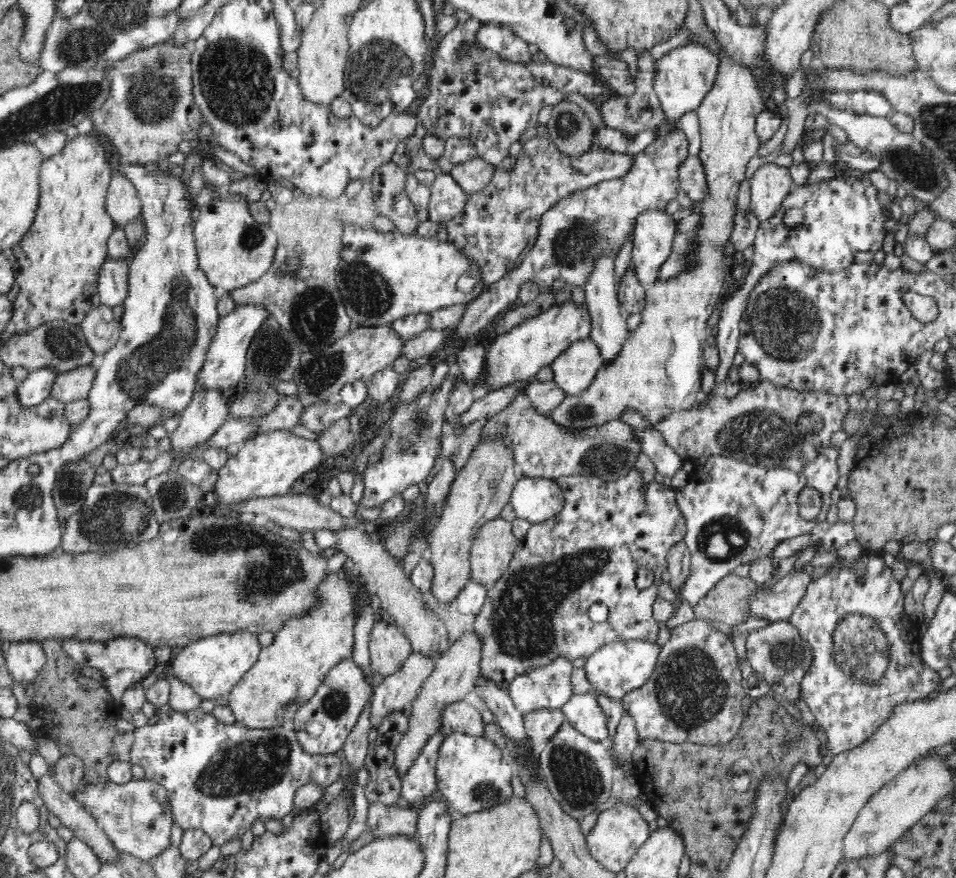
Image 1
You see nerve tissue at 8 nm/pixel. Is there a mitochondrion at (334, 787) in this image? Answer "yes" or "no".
no

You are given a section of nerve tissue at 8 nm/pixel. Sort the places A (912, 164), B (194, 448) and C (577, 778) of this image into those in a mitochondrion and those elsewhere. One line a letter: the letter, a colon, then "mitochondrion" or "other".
A: mitochondrion
B: other
C: mitochondrion

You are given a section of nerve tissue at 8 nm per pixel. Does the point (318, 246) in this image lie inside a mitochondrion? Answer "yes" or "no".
no

